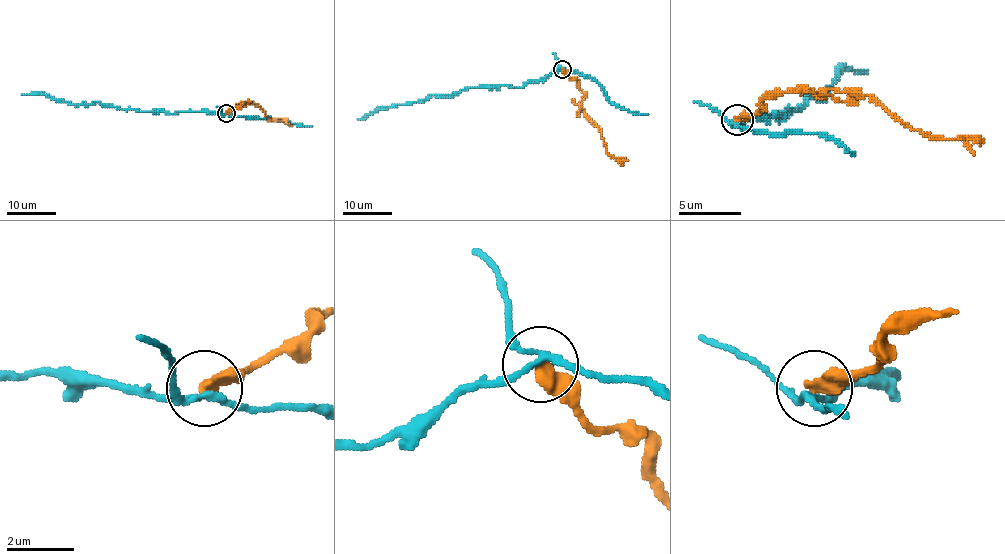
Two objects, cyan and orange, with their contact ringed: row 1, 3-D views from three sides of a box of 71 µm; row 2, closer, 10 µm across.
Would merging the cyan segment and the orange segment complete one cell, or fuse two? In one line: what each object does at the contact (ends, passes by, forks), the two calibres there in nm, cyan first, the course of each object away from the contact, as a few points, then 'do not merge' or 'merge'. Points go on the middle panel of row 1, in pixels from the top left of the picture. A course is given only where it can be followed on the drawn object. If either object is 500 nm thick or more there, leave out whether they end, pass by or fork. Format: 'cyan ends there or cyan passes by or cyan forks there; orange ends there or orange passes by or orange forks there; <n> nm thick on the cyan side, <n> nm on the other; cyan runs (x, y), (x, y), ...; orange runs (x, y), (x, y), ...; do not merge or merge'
cyan forks there; orange ends there; 160 nm thick on the cyan side, 460 nm on the other; cyan runs (562, 68), (521, 87), (498, 84), (467, 88), (447, 96), (429, 95), (372, 111), (358, 119); orange runs (562, 70), (577, 80), (583, 93), (582, 111), (599, 129), (607, 151), (627, 161); do not merge

